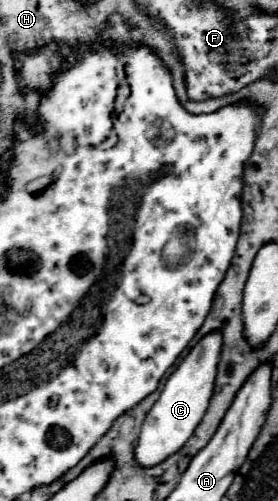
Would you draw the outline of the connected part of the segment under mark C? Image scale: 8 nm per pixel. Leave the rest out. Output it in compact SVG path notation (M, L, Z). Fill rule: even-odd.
M211 331L207 333L191 351L189 355L181 361L181 365L171 373L167 379L161 397L155 401L151 411L145 417L145 423L141 427L141 435L135 443L135 459L141 467L153 467L179 451L185 441L193 435L195 427L201 423L211 395L213 395L213 385L215 385L215 367L219 363L223 347L223 335L221 331Z

